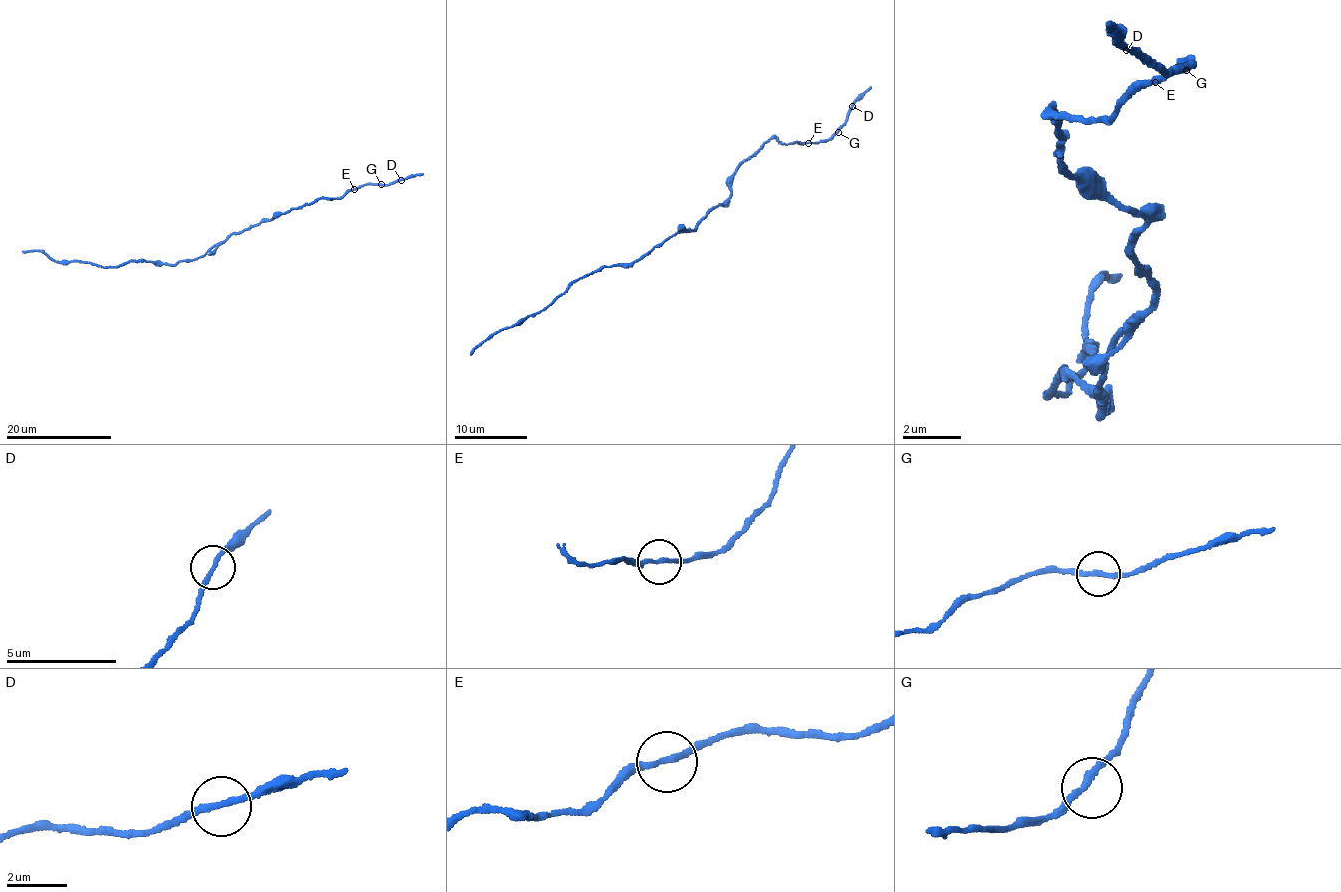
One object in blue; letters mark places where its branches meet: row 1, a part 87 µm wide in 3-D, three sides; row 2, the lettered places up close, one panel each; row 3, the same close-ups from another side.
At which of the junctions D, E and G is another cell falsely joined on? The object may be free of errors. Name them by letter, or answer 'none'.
none

